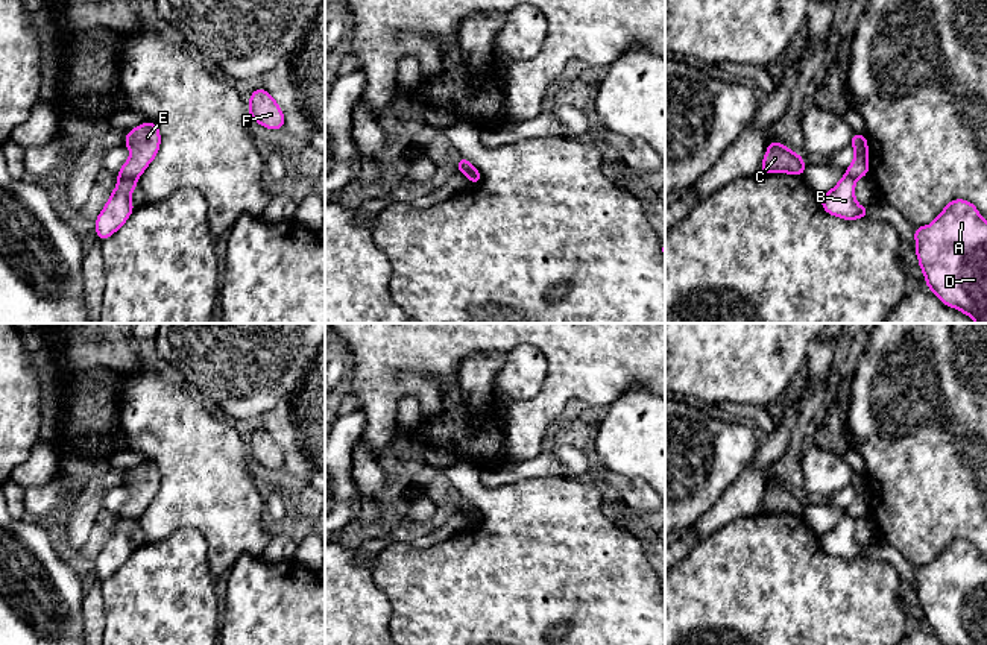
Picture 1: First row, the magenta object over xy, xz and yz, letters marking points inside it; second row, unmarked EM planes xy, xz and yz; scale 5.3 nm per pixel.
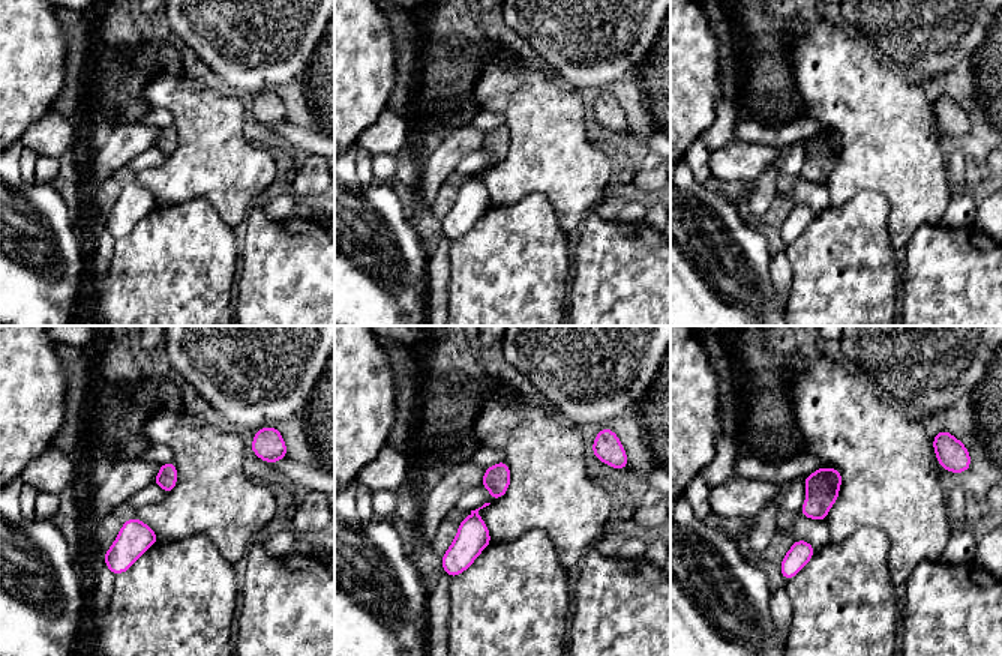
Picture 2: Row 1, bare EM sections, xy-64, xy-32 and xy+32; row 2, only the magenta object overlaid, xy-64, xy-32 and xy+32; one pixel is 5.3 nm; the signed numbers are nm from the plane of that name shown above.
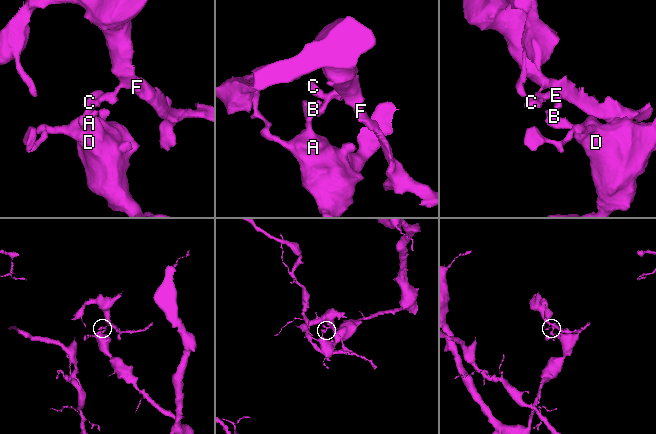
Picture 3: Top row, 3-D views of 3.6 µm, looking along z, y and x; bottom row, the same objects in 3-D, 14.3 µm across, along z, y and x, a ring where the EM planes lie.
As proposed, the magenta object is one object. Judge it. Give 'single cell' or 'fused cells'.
fused cells

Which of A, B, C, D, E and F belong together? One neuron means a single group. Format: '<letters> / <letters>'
A B D / C E F

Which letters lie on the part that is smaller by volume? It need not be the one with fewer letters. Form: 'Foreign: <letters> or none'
Foreign: C, E, F

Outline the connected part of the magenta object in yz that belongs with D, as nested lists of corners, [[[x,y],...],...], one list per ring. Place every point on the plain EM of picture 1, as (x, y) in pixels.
[[[964,539],[951,540],[928,566],[914,566],[919,607],[926,627],[944,645],[987,645],[987,560]]]

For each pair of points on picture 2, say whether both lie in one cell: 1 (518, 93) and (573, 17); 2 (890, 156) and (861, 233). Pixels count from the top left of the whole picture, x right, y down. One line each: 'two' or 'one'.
1: two
2: two

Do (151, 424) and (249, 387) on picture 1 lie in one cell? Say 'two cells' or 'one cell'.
two cells

